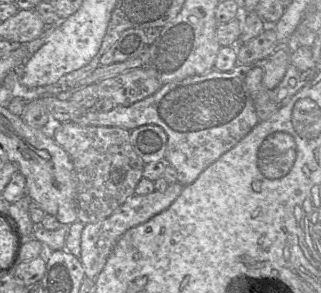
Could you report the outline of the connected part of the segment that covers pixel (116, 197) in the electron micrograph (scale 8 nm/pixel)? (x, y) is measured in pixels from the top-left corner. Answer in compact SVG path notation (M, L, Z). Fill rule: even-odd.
M61 122L53 139L67 152L74 166L79 222L89 224L104 220L135 195L135 188L143 178L145 163L130 143L130 131L114 126L80 126Z

